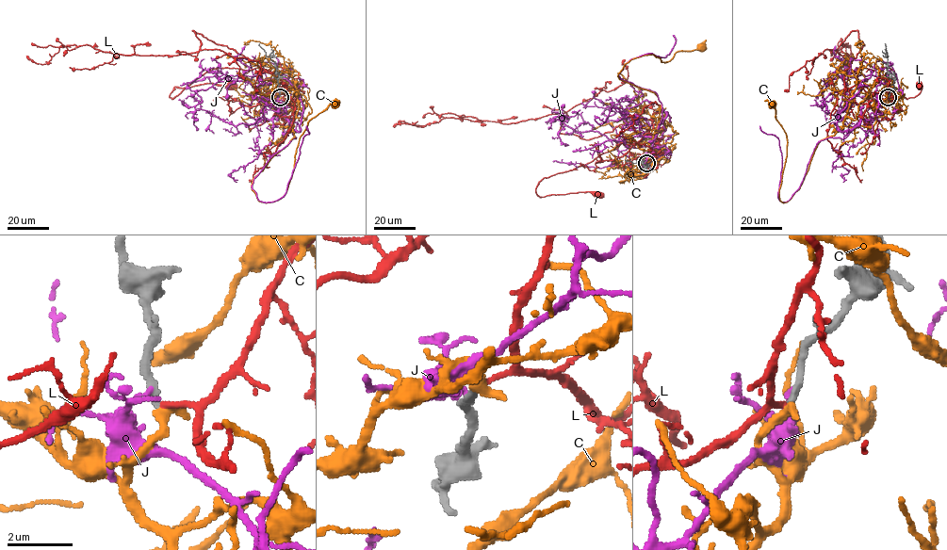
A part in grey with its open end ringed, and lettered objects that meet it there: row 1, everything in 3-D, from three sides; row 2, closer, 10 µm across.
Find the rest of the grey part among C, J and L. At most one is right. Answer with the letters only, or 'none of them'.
C

